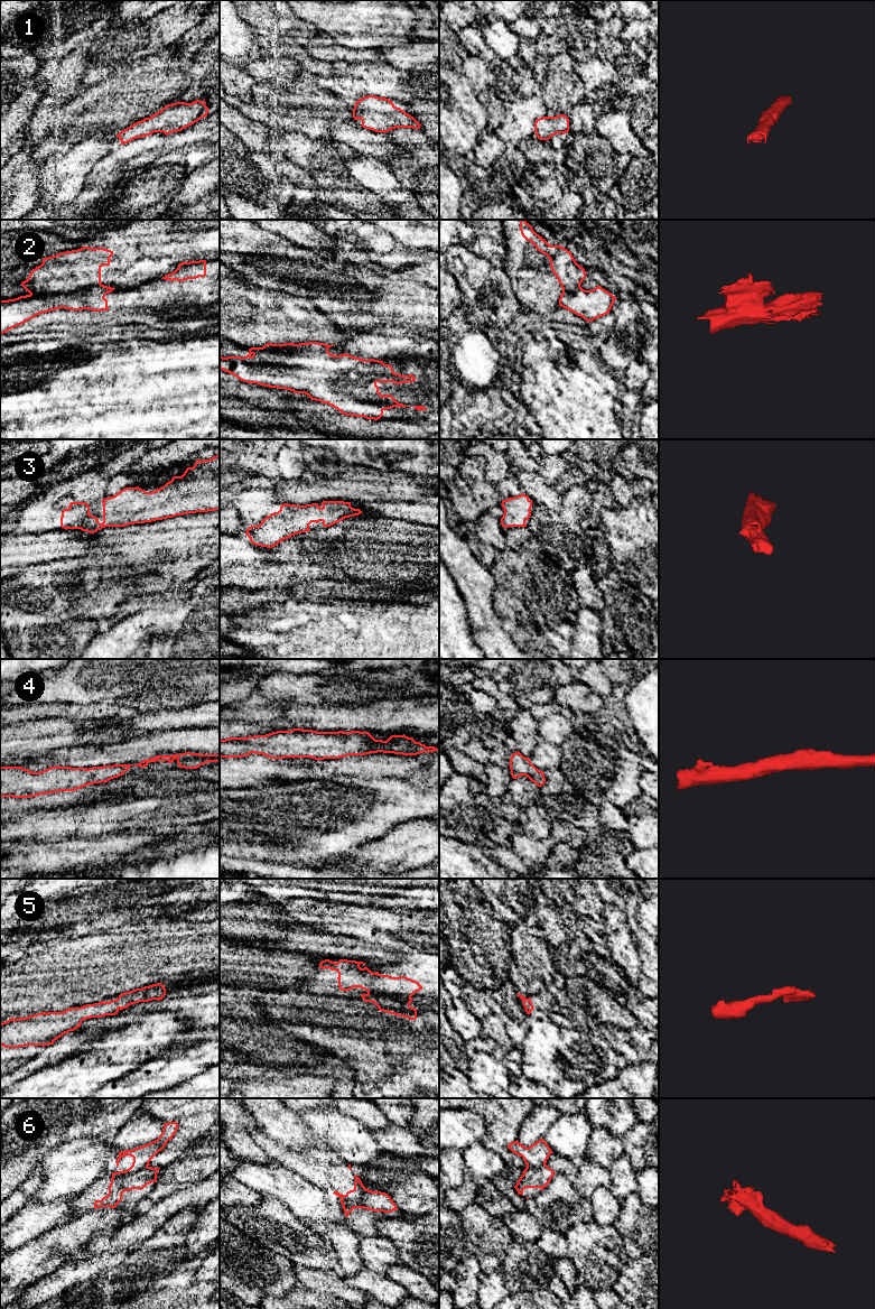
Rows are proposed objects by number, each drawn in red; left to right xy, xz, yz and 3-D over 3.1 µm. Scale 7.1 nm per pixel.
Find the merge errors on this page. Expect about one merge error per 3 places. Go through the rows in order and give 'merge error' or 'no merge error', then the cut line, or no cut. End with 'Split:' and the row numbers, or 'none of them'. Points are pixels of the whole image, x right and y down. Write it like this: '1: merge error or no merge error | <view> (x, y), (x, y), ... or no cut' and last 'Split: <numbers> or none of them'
1: no merge error | no cut
2: merge error | xy (101, 284), (68, 293), (30, 294)
3: no merge error | no cut
4: no merge error | no cut
5: no merge error | no cut
6: merge error | xy (147, 1166), (133, 1172), (112, 1177)
Split: 2, 6

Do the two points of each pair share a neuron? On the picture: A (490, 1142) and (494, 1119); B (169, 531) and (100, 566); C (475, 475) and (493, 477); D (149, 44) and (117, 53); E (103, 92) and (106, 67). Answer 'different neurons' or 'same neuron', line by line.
A: same neuron
B: same neuron
C: different neurons
D: same neuron
E: different neurons

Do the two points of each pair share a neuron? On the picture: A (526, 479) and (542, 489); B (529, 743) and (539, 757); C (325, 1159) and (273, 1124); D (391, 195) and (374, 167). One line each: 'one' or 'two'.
A: one
B: two
C: two
D: one

